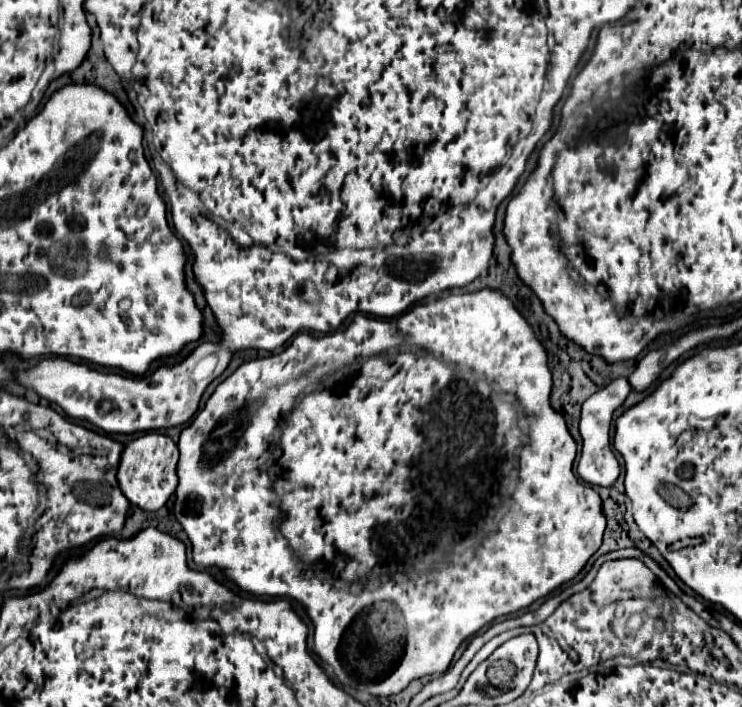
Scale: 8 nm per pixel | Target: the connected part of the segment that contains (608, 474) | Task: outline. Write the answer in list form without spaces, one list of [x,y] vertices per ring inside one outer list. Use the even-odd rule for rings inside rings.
[[[617,377],[615,381],[611,381],[609,385],[605,385],[603,389],[595,391],[581,407],[581,421],[579,421],[579,431],[583,437],[583,449],[581,449],[581,459],[579,459],[579,477],[591,485],[601,485],[601,487],[611,487],[619,473],[621,473],[621,465],[617,461],[617,457],[611,451],[609,445],[609,427],[611,427],[611,417],[613,411],[625,401],[625,397],[629,395],[631,385],[625,377]]]

